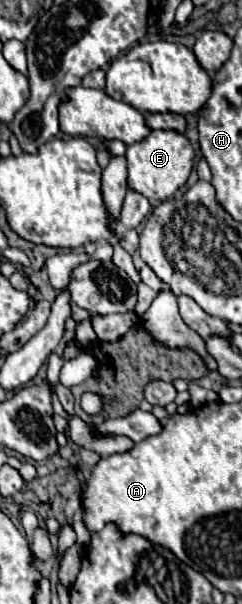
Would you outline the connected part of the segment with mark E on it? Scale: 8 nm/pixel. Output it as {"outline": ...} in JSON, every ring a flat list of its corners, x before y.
{"outline":[[153,130,147,140,127,146,127,186,147,200,171,198,189,178,193,170,193,148,189,140,173,130]]}

